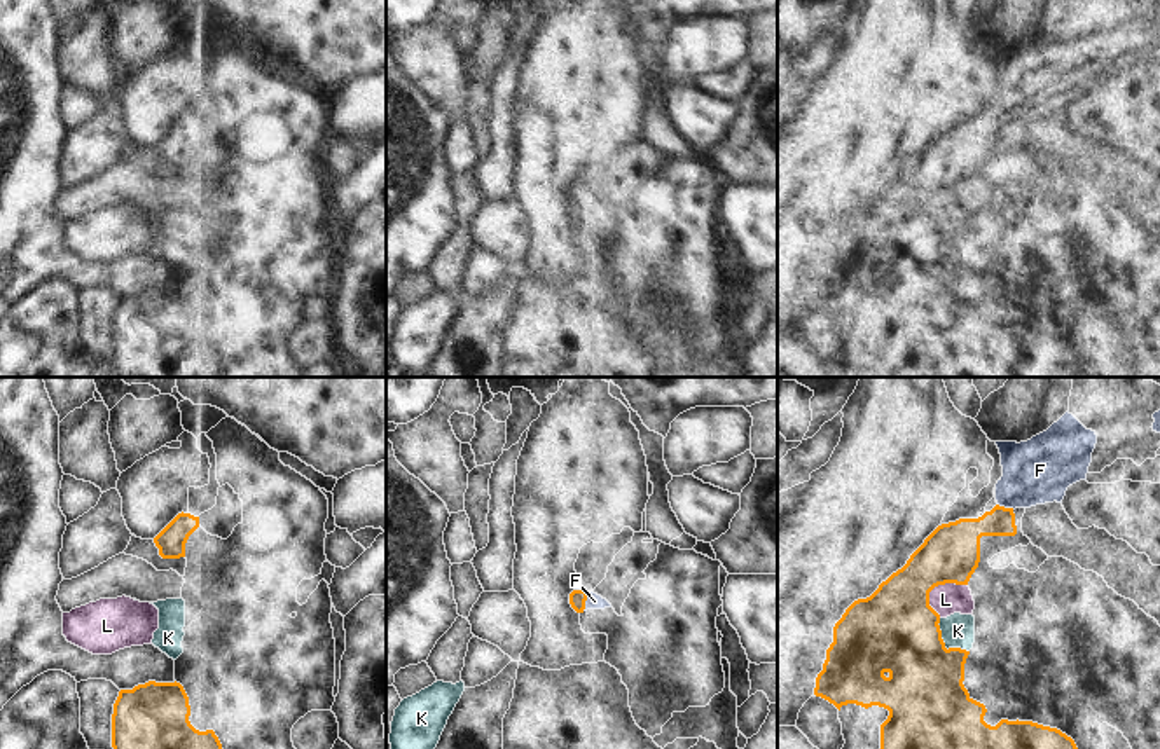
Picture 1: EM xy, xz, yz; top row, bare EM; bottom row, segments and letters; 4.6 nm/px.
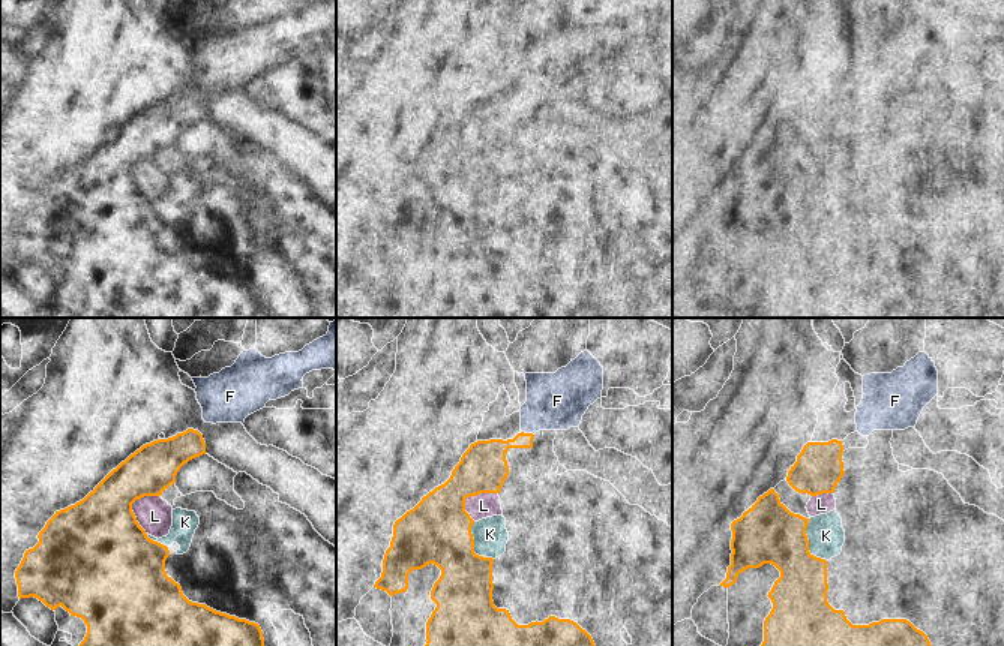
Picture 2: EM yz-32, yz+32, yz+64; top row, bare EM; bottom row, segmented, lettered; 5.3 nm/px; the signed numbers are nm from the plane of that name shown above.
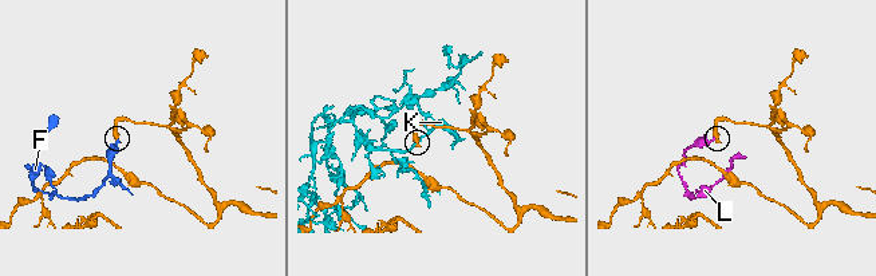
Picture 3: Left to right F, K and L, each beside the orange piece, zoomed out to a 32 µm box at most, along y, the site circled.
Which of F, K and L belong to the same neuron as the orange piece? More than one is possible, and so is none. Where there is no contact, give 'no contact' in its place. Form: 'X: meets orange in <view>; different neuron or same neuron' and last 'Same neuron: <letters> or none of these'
F: meets orange in xz; same neuron
K: meets orange in yz; different neuron
L: meets orange in yz; different neuron
Same neuron: F

